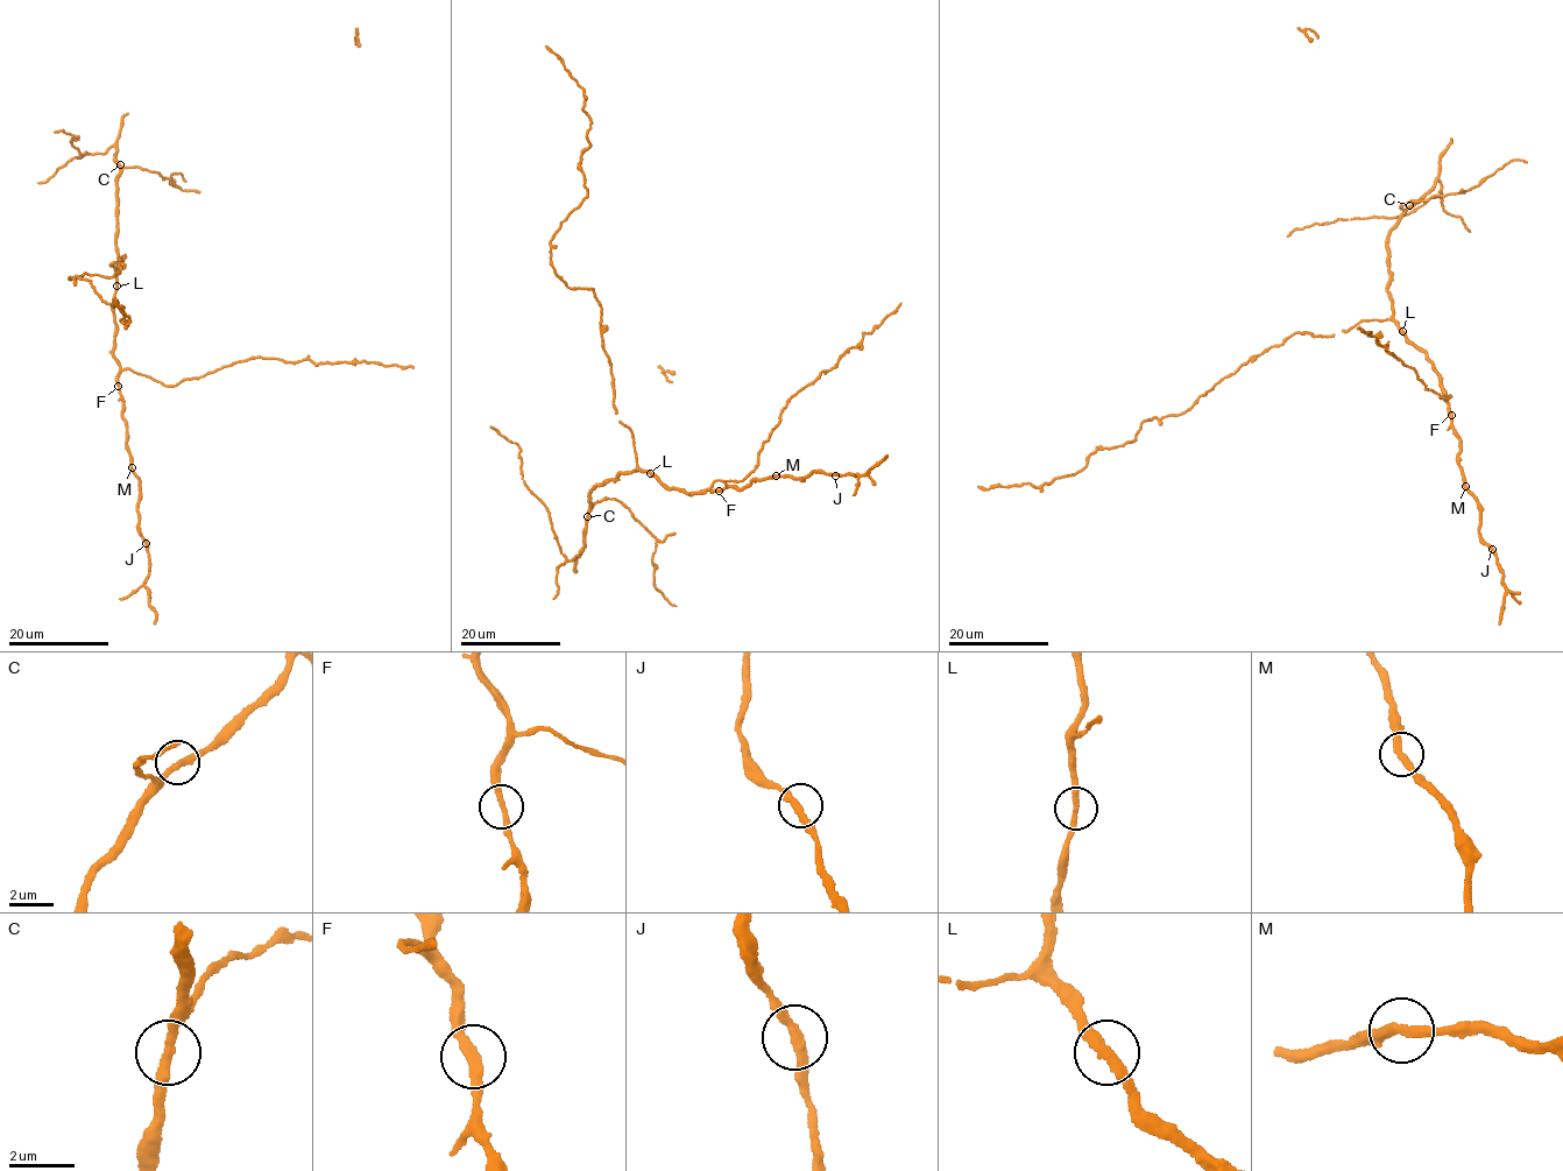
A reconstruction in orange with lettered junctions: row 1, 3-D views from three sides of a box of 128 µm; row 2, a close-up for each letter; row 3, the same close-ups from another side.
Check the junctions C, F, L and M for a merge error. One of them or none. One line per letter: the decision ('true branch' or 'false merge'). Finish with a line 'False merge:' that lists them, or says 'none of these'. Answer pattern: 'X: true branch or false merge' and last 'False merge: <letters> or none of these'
C: true branch
F: true branch
L: true branch
M: true branch
False merge: none of these

